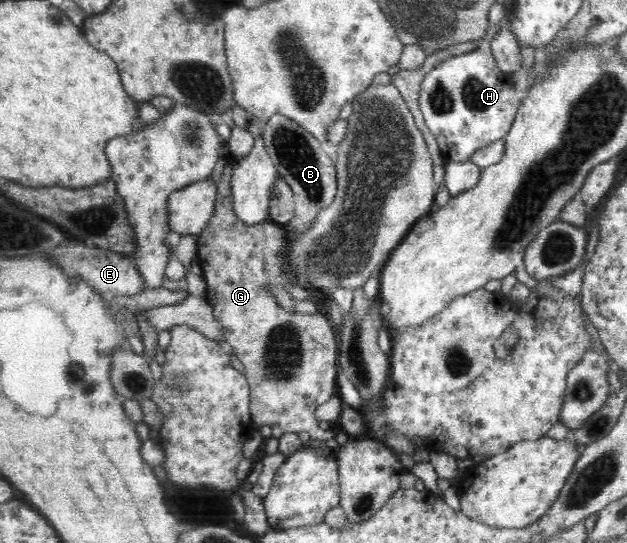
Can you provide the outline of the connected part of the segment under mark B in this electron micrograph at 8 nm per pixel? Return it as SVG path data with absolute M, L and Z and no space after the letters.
M272 115L262 127L264 145L266 146L273 166L277 169L280 178L292 188L295 204L295 215L300 217L306 228L311 226L312 220L318 215L318 212L328 204L332 204L337 195L337 173L335 162L322 150L321 142L312 134L309 134L304 128L297 125L296 122L285 118L283 115Z

